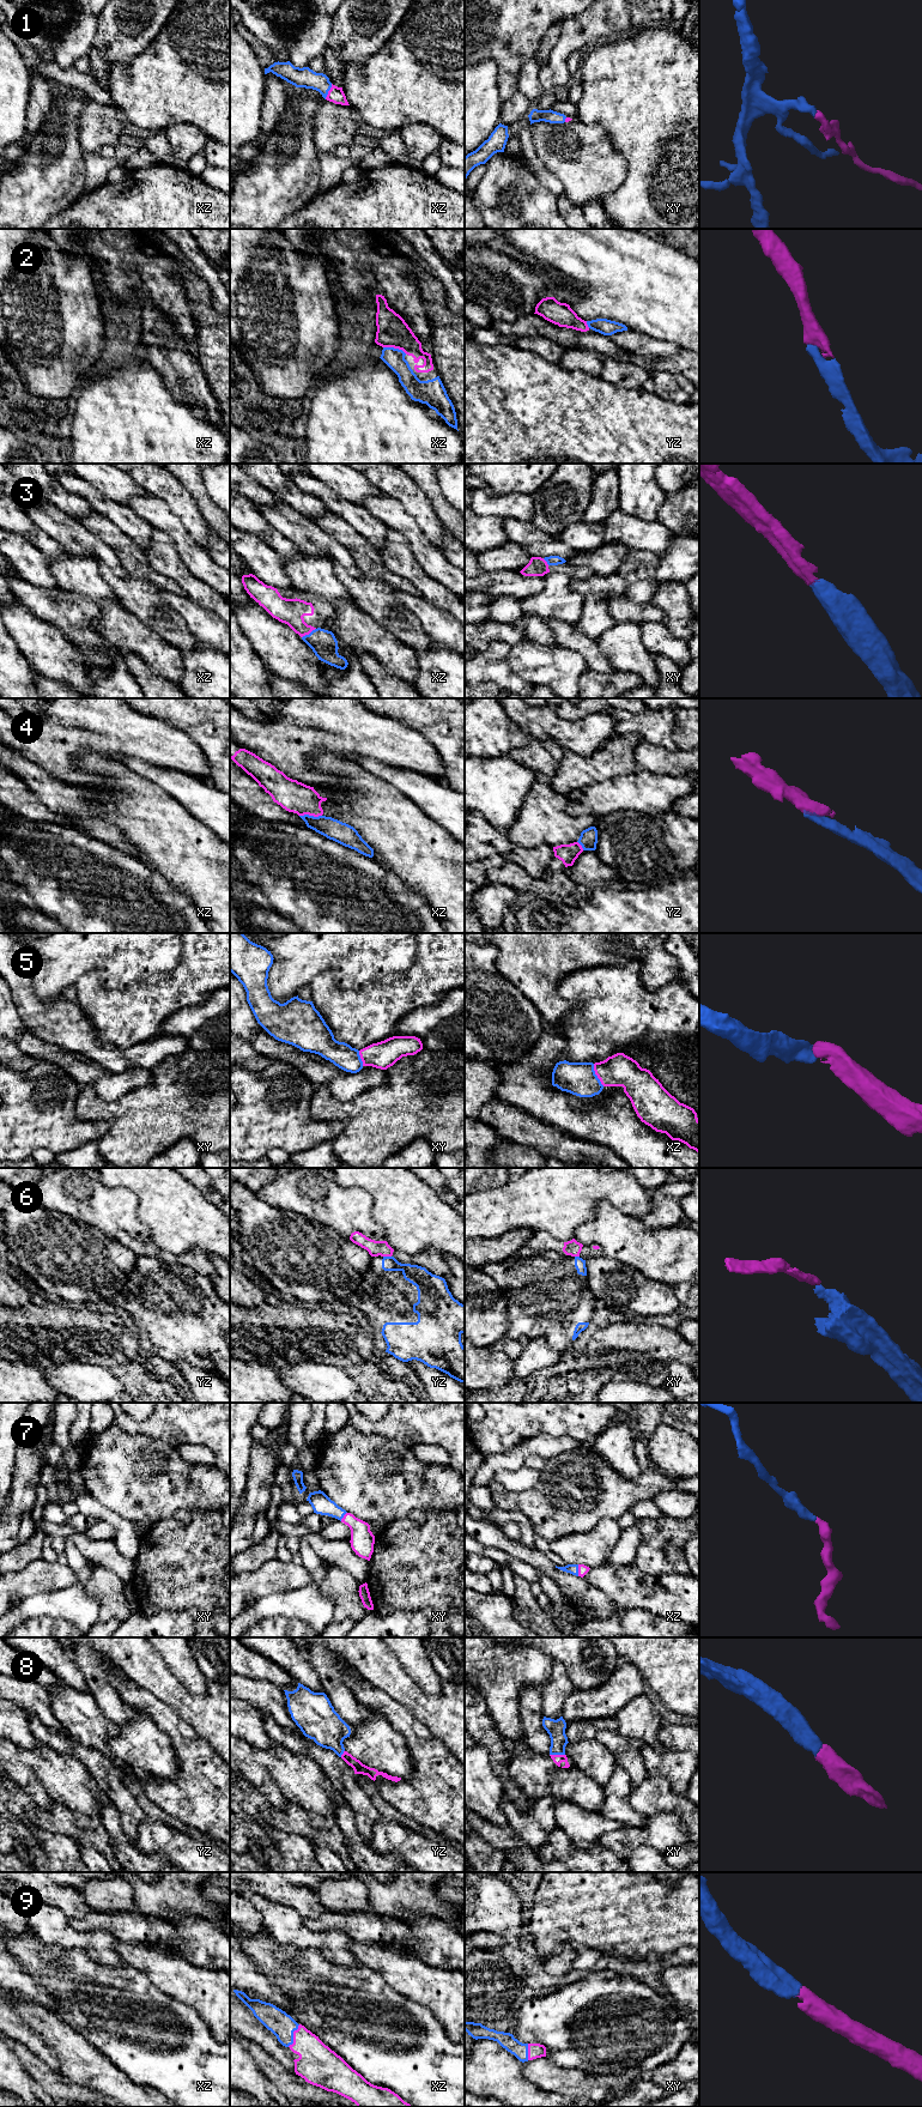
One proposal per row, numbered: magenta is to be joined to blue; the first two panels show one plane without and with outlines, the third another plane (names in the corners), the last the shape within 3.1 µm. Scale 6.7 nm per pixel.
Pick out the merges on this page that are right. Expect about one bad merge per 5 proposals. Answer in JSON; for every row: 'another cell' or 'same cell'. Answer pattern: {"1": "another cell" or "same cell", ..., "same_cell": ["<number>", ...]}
{"1": "same cell", "2": "same cell", "3": "same cell", "4": "same cell", "5": "same cell", "6": "another cell", "7": "same cell", "8": "same cell", "9": "same cell", "same_cell": ["1", "2", "3", "4", "5", "7", "8", "9"]}

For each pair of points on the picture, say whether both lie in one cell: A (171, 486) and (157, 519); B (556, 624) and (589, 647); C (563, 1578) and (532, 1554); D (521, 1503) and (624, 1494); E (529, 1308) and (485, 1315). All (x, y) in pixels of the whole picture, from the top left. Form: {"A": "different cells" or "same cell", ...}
{"A": "different cells", "B": "same cell", "C": "same cell", "D": "same cell", "E": "different cells"}

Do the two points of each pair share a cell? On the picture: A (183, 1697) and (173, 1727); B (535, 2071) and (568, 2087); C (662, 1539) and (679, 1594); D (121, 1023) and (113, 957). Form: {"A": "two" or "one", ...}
{"A": "two", "B": "one", "C": "two", "D": "two"}

